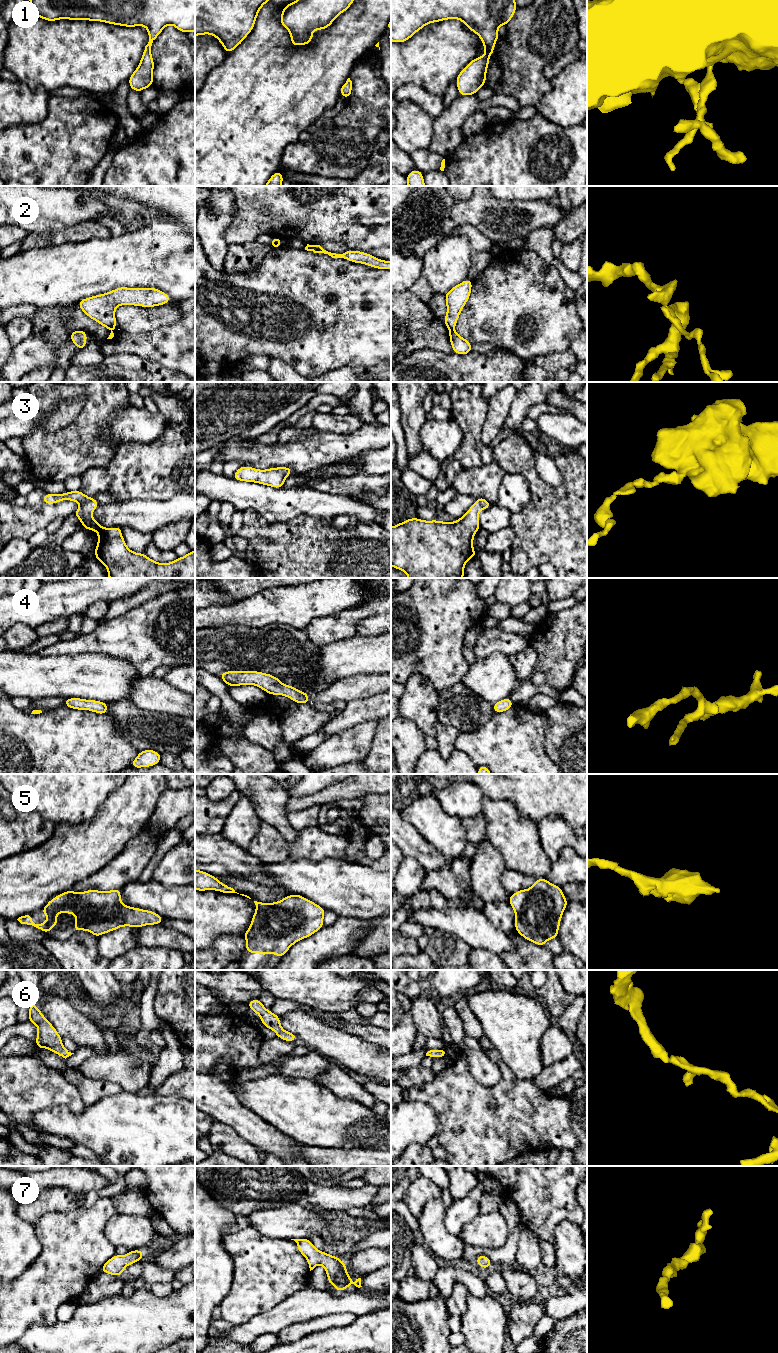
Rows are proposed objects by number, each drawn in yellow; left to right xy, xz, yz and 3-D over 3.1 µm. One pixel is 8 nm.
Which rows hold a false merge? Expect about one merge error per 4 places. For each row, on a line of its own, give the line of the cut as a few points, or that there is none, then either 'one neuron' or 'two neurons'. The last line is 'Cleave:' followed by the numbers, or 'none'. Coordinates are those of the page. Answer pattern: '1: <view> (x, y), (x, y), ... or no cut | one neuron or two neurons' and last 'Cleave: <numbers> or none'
1: no cut | one neuron
2: yz (450, 329), (453, 330) | two neurons
3: no cut | one neuron
4: no cut | one neuron
5: no cut | one neuron
6: no cut | one neuron
7: no cut | one neuron
Cleave: 2

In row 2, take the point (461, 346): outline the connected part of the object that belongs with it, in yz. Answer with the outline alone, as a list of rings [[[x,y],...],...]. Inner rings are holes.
[[[455,330],[449,331],[449,338],[454,353],[466,355],[471,352],[472,344],[468,340],[458,335]]]

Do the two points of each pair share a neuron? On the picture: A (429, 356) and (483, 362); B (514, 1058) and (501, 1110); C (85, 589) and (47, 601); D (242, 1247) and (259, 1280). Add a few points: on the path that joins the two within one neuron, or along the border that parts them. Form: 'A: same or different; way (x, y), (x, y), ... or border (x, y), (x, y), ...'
A: same; way (442, 363), (470, 363)
B: different; border (497, 1051), (502, 1061), (517, 1077), (532, 1080)
C: same; way (76, 595), (56, 600)
D: same; way (246, 1255), (259, 1268), (259, 1272)

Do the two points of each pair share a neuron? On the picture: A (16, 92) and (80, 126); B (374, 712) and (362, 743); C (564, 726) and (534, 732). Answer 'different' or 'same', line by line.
A: different
B: different
C: different

